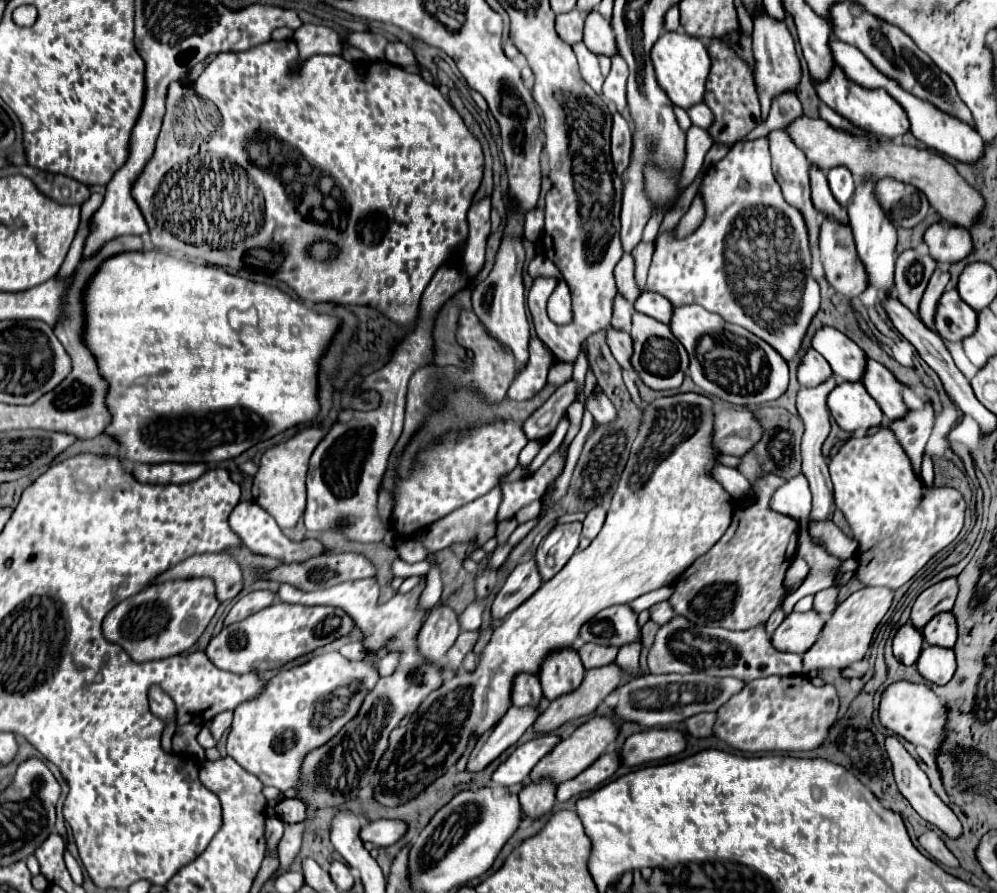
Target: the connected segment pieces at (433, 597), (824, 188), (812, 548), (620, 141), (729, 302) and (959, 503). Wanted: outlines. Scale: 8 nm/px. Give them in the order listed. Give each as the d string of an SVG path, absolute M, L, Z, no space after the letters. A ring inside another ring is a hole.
M433 567L429 573L427 573L427 581L425 581L425 589L419 597L419 607L421 609L431 609L433 605L439 603L441 599L441 577L439 577L439 567Z
M811 167L811 199L813 199L813 207L823 213L825 217L833 219L833 221L839 221L841 225L847 225L849 219L847 219L847 211L833 199L831 195L831 189L827 185L827 177L821 169L817 167Z
M807 529L799 531L797 557L805 559L807 565L811 567L809 579L795 591L795 595L799 595L799 599L805 597L805 595L815 595L817 591L827 589L835 583L835 569L837 569L839 559L831 557L823 547L813 543Z
M613 113L613 129L611 129L611 157L615 165L615 173L621 175L629 161L631 161L631 149L633 149L633 135L629 123L621 117L621 113Z
M767 139L735 143L729 153L707 171L701 183L701 195L705 201L705 219L701 227L681 241L677 241L671 231L657 239L647 291L667 297L673 307L697 303L721 315L725 321L737 323L759 339L765 339L785 361L791 361L799 353L805 331L819 309L819 285L811 275L805 219L797 207L785 201L781 187L777 187L773 179Z
M881 425L877 433L873 435L853 435L849 437L837 451L837 455L831 459L829 463L829 473L831 473L831 481L833 481L833 487L835 487L835 505L837 509L845 515L849 527L851 527L851 533L853 533L853 539L859 543L857 547L857 571L855 571L855 577L865 585L865 587L887 587L887 589L899 589L905 581L909 581L935 553L939 553L943 547L947 547L957 535L959 531L963 529L963 521L965 521L965 509L967 509L967 503L963 499L963 495L953 489L953 487L937 487L937 485L925 485L921 481L921 477L913 471L913 465L911 465L911 459L909 455L905 453L905 449L901 447L901 443L897 441L895 433L891 431L889 425Z

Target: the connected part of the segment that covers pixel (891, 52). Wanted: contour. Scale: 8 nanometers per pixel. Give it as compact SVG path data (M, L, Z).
M841 3L841 5L833 7L833 37L843 43L855 45L883 75L897 81L911 95L931 103L939 111L953 115L975 129L973 115L971 115L969 107L957 95L957 89L955 89L951 77L947 73L943 73L921 49L917 49L917 45L901 29L865 13L865 9L857 7L855 3Z

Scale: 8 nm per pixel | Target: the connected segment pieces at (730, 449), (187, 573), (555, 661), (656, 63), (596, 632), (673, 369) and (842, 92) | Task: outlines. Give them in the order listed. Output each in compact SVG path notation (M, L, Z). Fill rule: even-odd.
M721 409L713 413L713 447L727 455L743 455L761 437L761 427L751 411Z
M225 553L225 555L193 555L179 563L177 567L165 571L155 583L171 581L171 579L193 579L193 577L209 577L215 583L217 599L227 601L237 597L241 591L241 569L239 565Z
M575 649L559 651L559 655L553 655L553 659L545 663L539 675L545 699L553 701L561 695L575 691L581 685L583 675L585 669L581 659L577 659L577 651Z
M665 31L651 47L651 61L653 61L655 79L659 87L667 93L667 97L675 105L687 109L693 103L703 101L703 89L705 89L711 63L709 63L707 47L699 39L693 39L691 35L681 31Z
M629 605L609 607L599 611L585 627L581 629L581 643L597 643L607 647L625 647L641 637L641 629L637 623L637 615L629 609Z
M633 313L631 339L633 339L633 349L635 349L633 367L651 389L677 389L677 387L681 387L689 361L685 357L683 345L677 341L677 337L669 331L669 327L665 323L657 321L653 317L647 317L643 313Z
M833 67L831 79L827 79L825 83L815 83L815 89L825 105L829 105L833 111L837 111L841 117L845 117L851 125L855 125L863 131L869 131L869 133L873 133L877 137L885 137L885 139L895 139L909 131L909 119L907 119L903 107L897 101L893 101L893 97L889 97L881 89L869 91L865 87L859 87L857 83L853 83L845 77L841 67Z

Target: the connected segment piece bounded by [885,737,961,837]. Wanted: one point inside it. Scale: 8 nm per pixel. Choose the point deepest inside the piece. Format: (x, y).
(912, 782)

